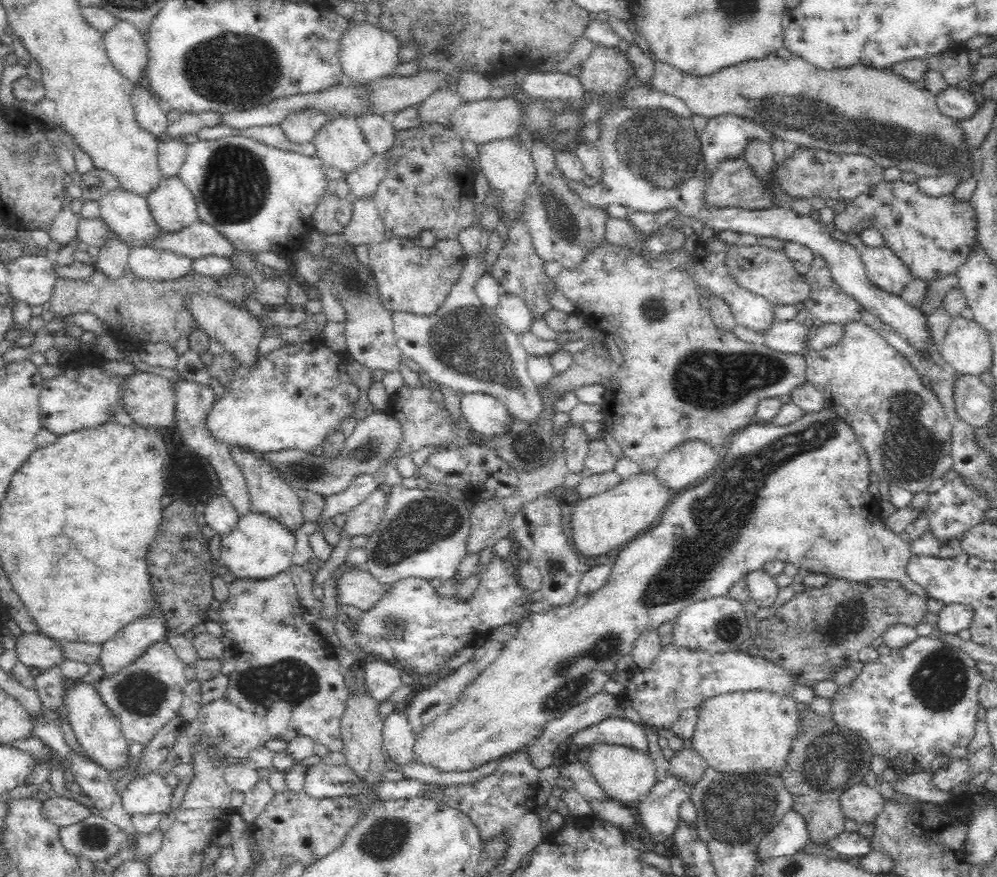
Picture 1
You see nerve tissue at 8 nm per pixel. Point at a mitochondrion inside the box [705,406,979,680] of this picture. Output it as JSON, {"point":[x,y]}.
{"point":[848,620]}

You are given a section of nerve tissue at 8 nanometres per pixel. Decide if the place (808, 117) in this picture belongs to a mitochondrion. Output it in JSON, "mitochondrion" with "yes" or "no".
{"mitochondrion":"yes"}

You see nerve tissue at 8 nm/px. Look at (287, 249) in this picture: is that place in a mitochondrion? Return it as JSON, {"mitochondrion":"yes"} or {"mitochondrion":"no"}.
{"mitochondrion":"no"}

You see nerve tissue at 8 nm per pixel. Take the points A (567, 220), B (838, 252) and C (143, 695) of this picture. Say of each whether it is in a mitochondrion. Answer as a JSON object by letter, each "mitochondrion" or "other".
{"A":"mitochondrion","B":"other","C":"mitochondrion"}

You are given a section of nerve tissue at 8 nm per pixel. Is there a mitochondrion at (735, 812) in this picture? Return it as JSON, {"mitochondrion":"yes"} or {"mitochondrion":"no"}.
{"mitochondrion":"yes"}

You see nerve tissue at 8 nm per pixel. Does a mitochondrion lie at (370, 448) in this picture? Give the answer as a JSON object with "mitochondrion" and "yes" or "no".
{"mitochondrion":"yes"}

